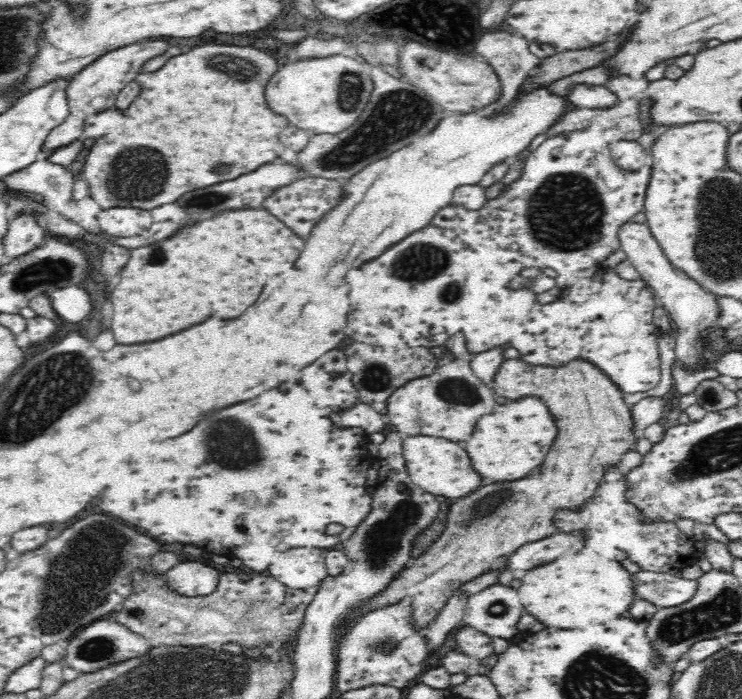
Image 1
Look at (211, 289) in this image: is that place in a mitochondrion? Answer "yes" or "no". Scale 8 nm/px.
no

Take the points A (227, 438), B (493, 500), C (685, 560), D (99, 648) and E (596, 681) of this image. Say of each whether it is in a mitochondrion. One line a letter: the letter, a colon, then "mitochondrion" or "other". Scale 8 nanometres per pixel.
A: mitochondrion
B: mitochondrion
C: other
D: mitochondrion
E: mitochondrion

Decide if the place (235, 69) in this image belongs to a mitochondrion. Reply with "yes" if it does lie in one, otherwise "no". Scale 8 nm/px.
yes

